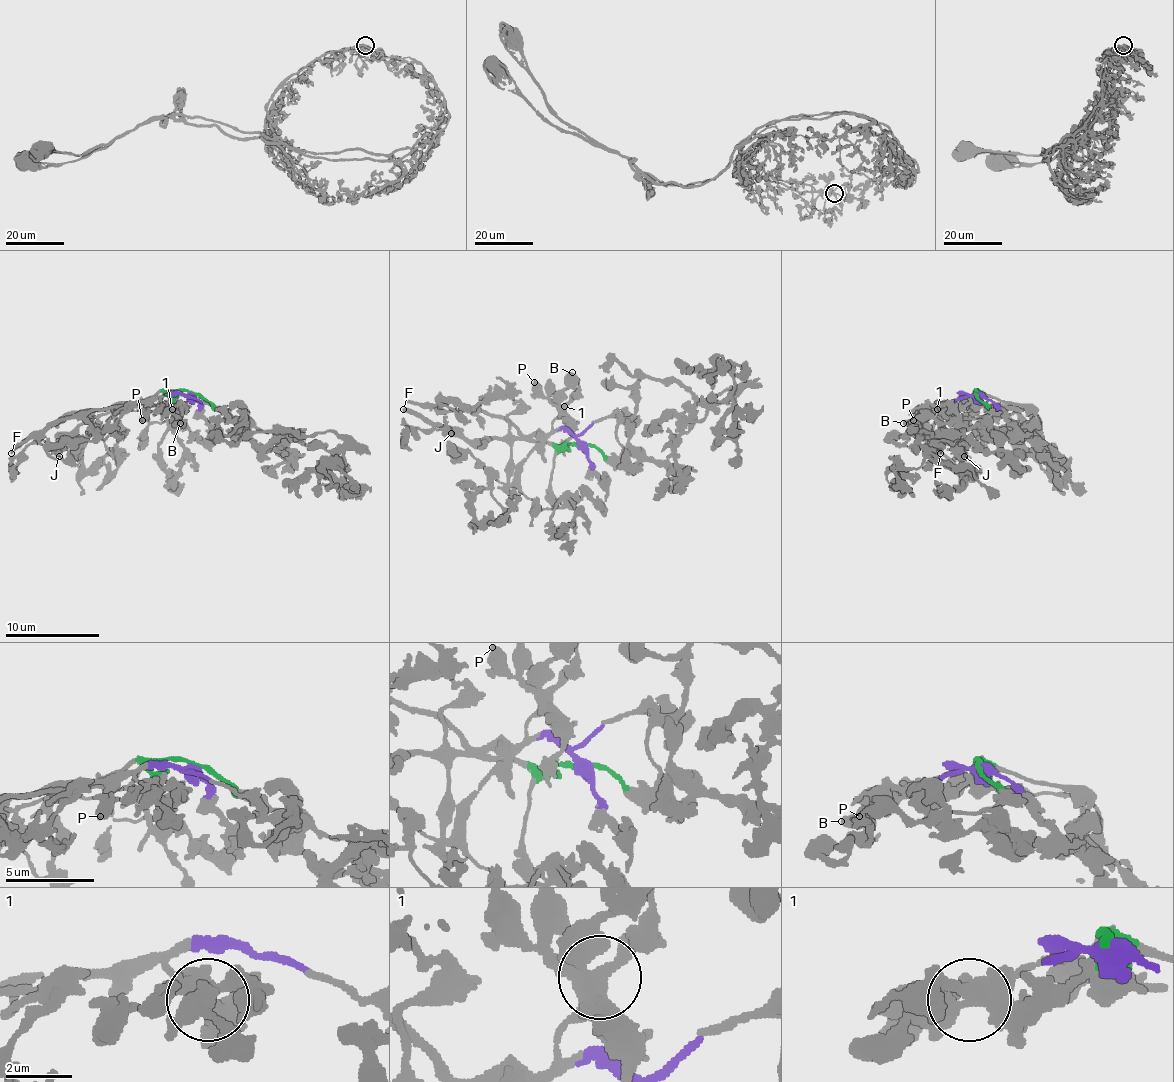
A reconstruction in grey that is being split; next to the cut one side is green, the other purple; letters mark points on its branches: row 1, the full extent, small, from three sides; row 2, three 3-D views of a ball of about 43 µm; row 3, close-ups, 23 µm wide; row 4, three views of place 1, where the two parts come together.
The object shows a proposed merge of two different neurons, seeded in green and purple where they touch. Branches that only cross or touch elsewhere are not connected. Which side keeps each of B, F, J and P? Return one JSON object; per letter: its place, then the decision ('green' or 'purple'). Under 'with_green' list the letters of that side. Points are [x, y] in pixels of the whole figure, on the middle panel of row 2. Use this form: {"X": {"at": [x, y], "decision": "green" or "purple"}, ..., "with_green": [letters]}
{"B": {"at": [572, 372], "decision": "green"}, "F": {"at": [403, 409], "decision": "green"}, "J": {"at": [451, 433], "decision": "green"}, "P": {"at": [534, 382], "decision": "purple"}, "with_green": ["B", "F", "J"]}

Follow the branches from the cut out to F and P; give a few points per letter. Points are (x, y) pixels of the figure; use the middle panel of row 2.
F: (584, 445), (549, 445), (530, 440), (464, 440), (402, 410)
P: (584, 445), (556, 428), (553, 424), (558, 407), (534, 381)

